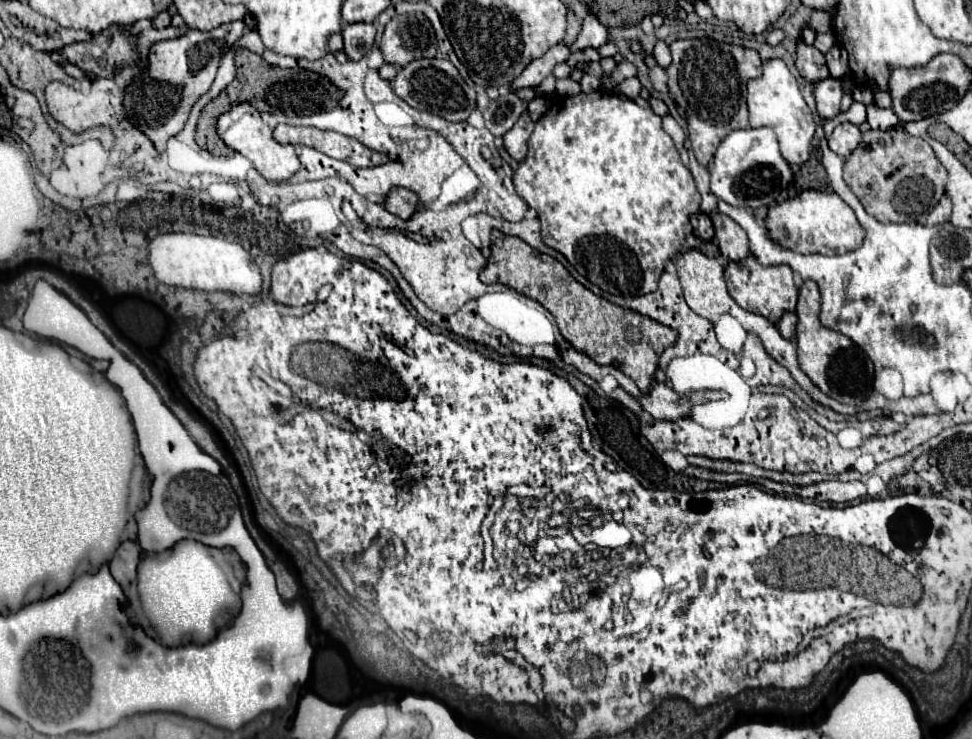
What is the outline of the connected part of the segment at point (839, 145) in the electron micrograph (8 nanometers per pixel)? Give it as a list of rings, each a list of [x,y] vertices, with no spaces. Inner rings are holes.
[[[839,123],[829,137],[829,149],[835,151],[839,157],[847,159],[853,153],[853,149],[859,145],[859,141],[861,141],[861,131],[857,125]]]

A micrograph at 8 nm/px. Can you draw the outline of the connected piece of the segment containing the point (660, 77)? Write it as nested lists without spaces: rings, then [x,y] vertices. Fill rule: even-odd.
[[[655,65],[651,71],[649,71],[649,77],[651,77],[651,83],[657,91],[665,93],[667,91],[667,71],[659,65]]]

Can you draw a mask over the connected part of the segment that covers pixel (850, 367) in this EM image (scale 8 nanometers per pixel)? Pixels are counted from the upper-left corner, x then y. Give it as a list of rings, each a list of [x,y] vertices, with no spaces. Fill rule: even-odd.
[[[805,281],[799,289],[799,301],[797,301],[797,355],[799,365],[807,373],[807,377],[829,397],[847,403],[847,405],[859,405],[869,393],[873,391],[873,365],[869,357],[863,353],[861,347],[857,347],[849,337],[845,337],[839,331],[827,329],[819,321],[819,305],[821,295],[815,281]]]

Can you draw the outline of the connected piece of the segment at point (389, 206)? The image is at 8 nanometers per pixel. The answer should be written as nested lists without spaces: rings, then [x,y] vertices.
[[[395,187],[385,197],[385,209],[393,215],[409,217],[409,213],[413,213],[413,209],[417,209],[417,195],[409,189]]]

